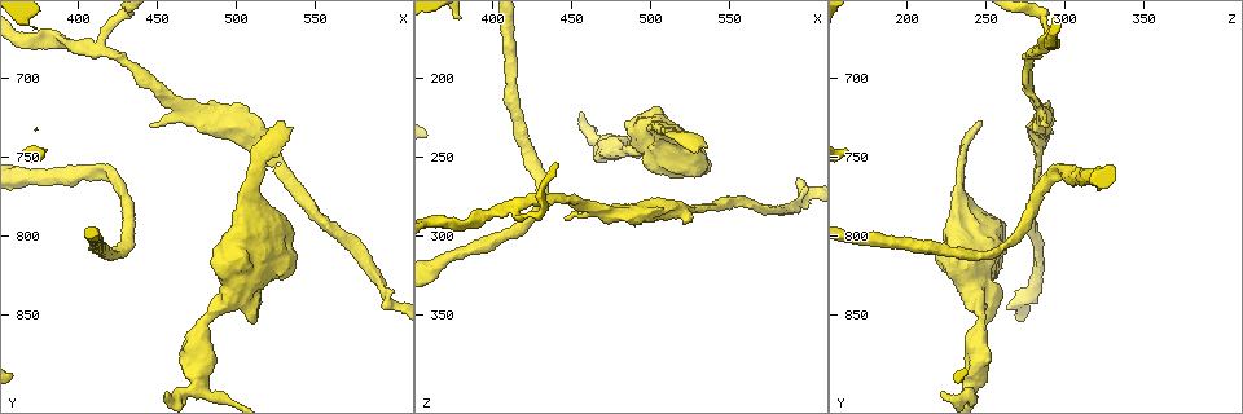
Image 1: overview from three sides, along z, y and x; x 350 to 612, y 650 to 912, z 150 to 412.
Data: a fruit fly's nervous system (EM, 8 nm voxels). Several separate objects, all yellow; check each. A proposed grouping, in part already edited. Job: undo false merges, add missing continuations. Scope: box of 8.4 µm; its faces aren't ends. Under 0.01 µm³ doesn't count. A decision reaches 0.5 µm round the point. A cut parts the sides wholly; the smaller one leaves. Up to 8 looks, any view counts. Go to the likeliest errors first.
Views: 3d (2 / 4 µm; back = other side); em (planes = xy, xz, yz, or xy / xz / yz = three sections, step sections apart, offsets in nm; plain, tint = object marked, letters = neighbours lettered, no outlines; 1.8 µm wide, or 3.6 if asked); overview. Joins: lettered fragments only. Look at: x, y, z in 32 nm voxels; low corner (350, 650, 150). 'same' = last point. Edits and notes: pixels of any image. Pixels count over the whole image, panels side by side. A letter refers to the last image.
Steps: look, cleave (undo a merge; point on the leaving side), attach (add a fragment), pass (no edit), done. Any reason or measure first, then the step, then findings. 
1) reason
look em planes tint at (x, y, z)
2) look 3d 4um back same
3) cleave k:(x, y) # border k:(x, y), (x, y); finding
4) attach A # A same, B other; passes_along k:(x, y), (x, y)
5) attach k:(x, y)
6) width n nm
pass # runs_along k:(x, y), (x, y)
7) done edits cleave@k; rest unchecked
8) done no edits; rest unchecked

free end
look 3d 4um at (536, 732, 246)

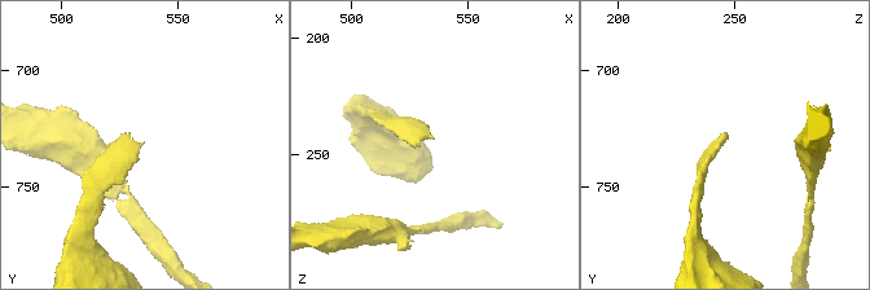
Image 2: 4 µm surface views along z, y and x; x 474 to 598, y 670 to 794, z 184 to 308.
look em planes letters at (534, 732, 244)

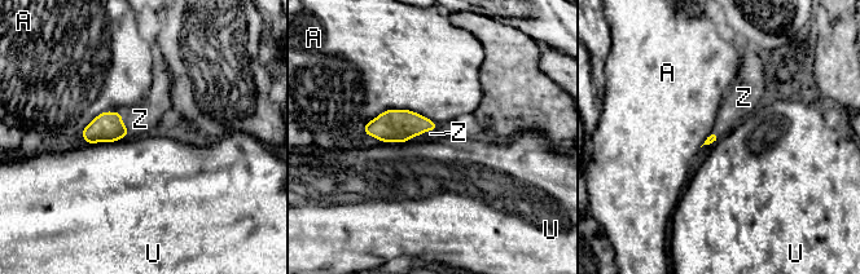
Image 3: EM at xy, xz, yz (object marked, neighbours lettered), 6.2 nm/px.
attach Z # A other, U other, Z same; it goes on there

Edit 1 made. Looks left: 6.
three-way junction
look em planes letters at (420, 684, 278)

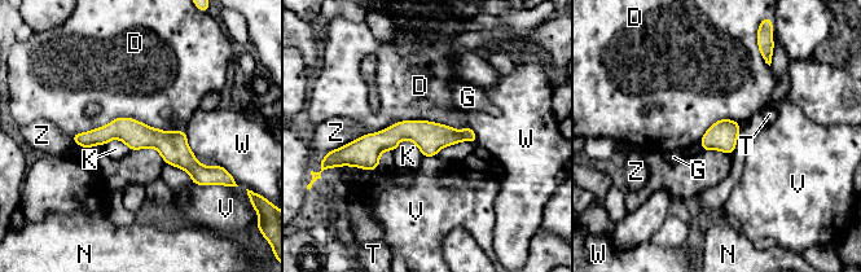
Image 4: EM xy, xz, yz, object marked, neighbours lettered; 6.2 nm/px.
longest_contact D 650 nm
pass # D other, G other, K other, N other, T other, V other, W other, Z other; runs_along 4:(77, 137), (156, 137), (203, 176); all the same neuron

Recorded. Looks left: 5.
sudden change in width
look em 3.6um xy step 4 tint at (506, 806, 244)

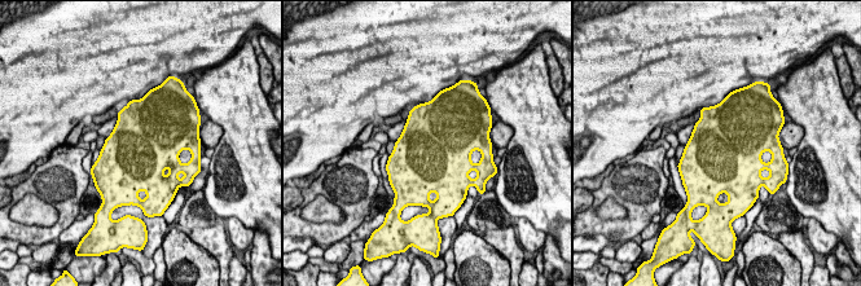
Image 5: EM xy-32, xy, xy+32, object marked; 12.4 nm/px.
cut it another way
look em 3.6um planes letters same

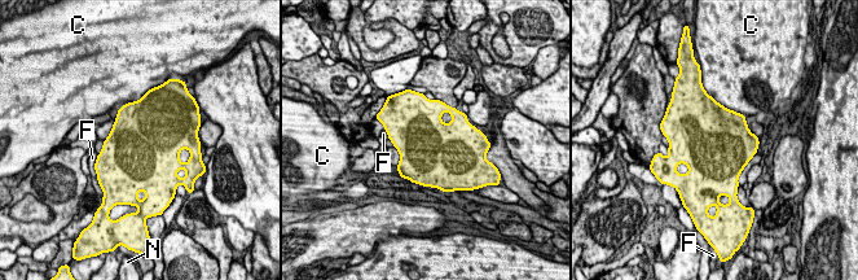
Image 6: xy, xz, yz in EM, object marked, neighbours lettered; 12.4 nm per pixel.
pass # C other, F other, N other; border 6:(115, 119), (110, 134), (104, 141); all the same neuron

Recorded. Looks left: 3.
done edits attach@3; rest unchecked

